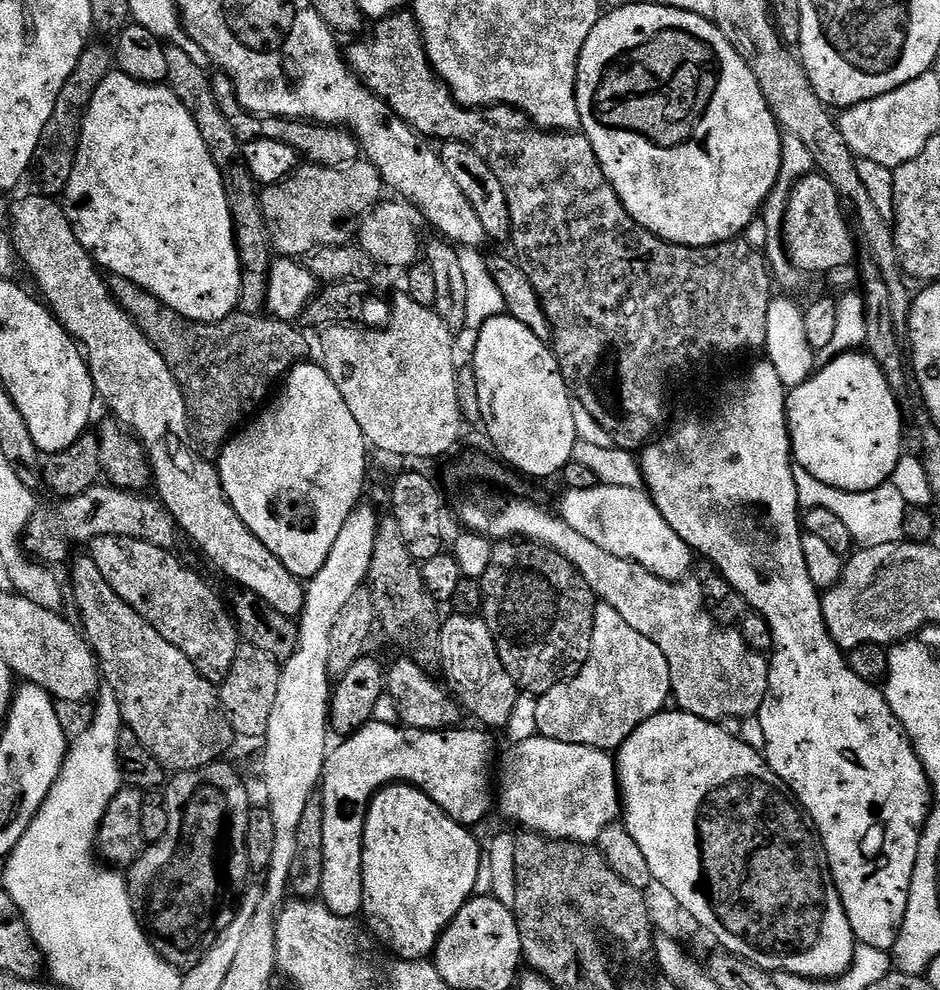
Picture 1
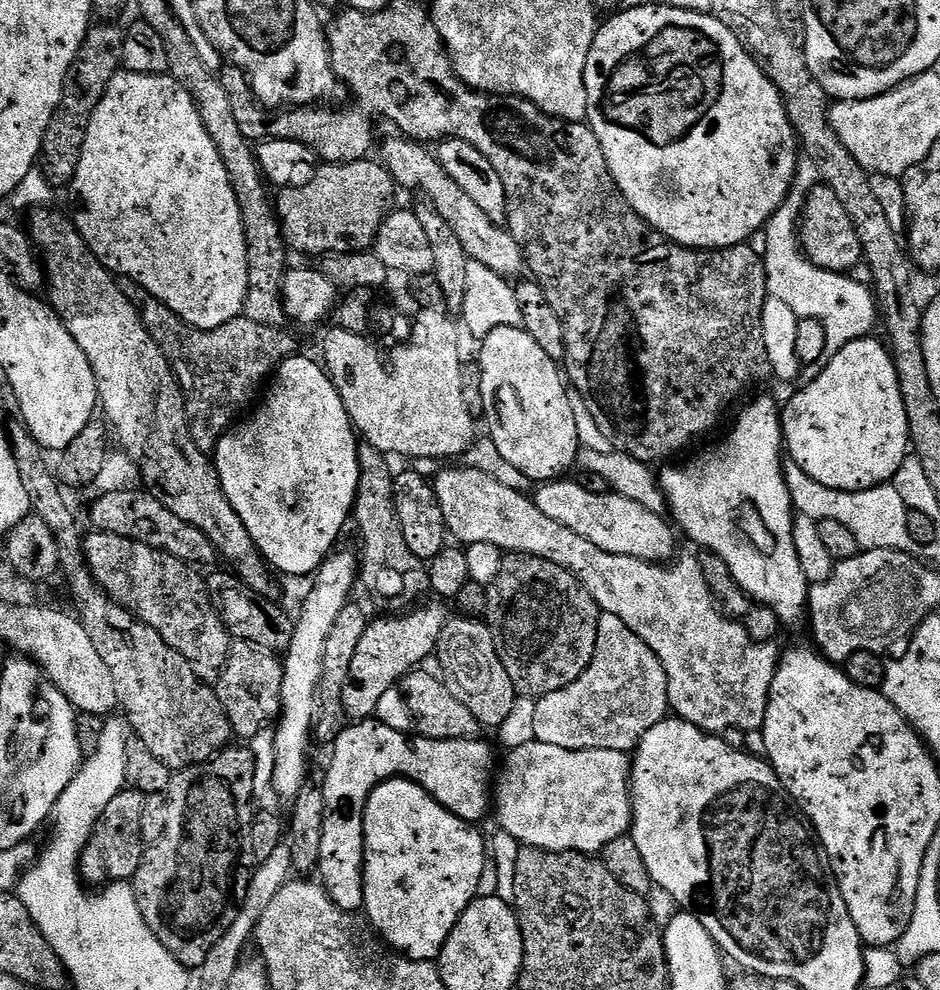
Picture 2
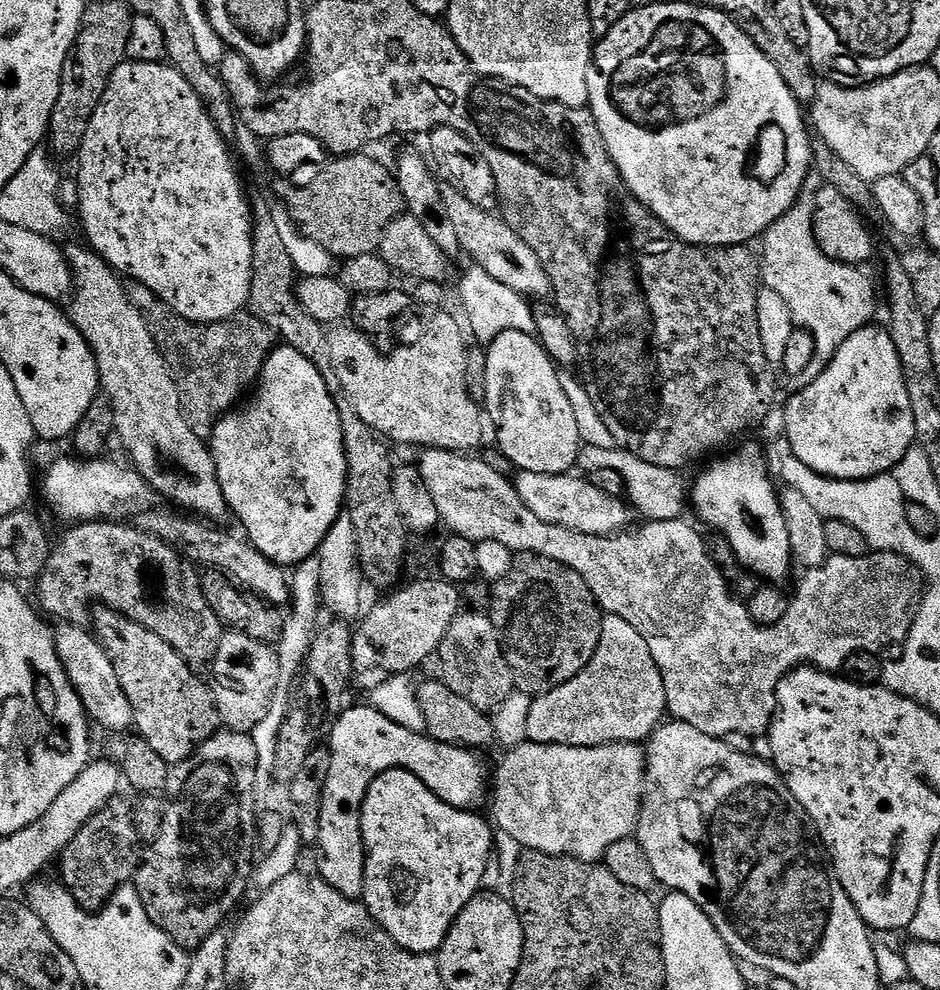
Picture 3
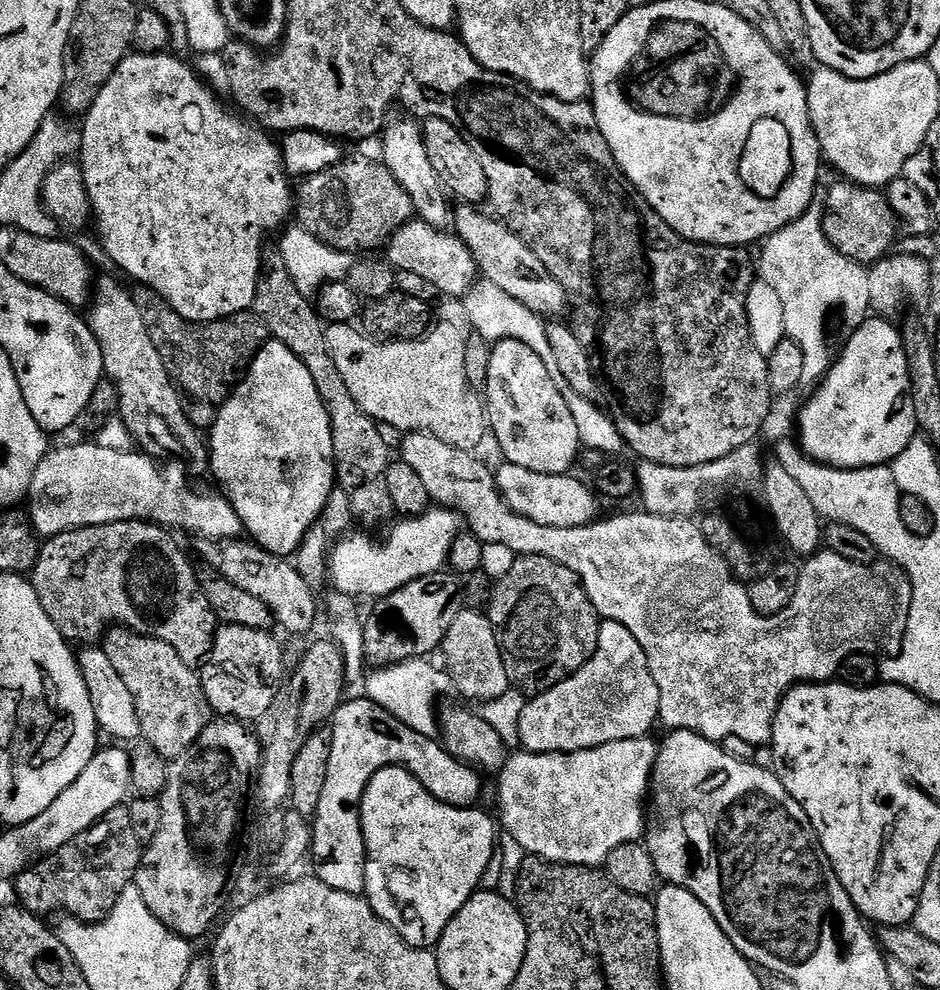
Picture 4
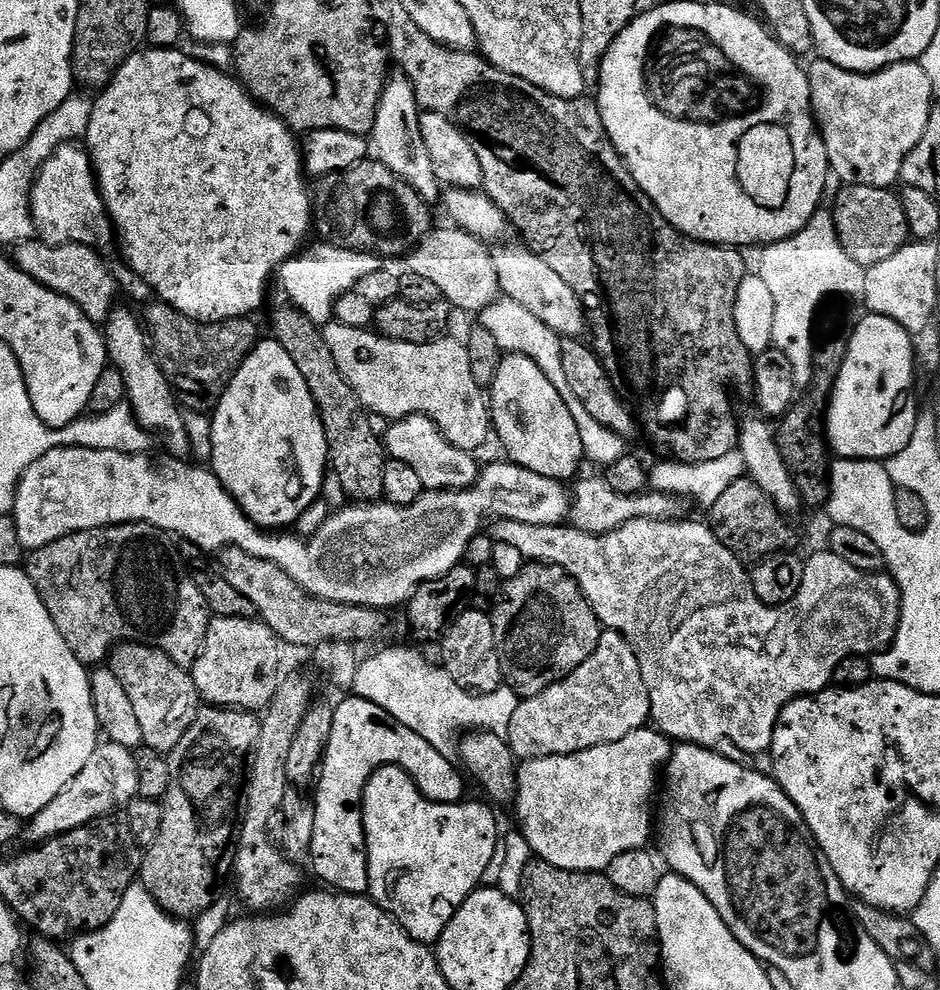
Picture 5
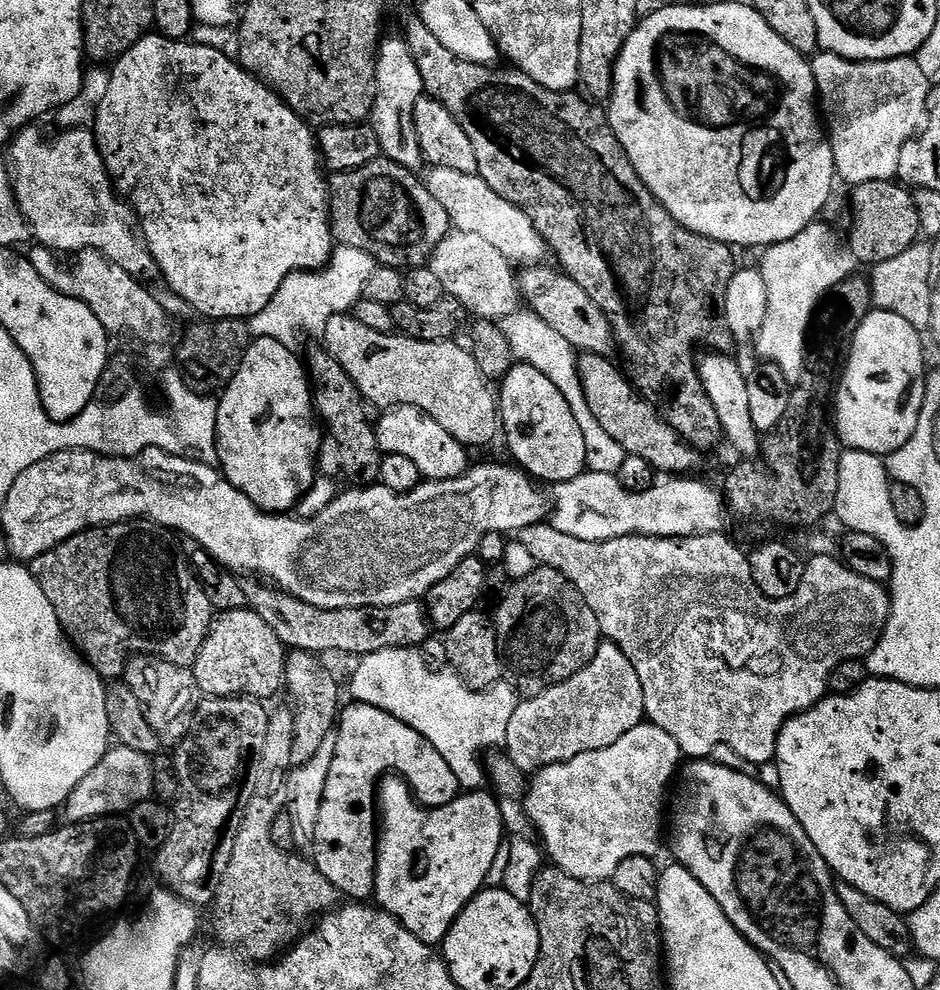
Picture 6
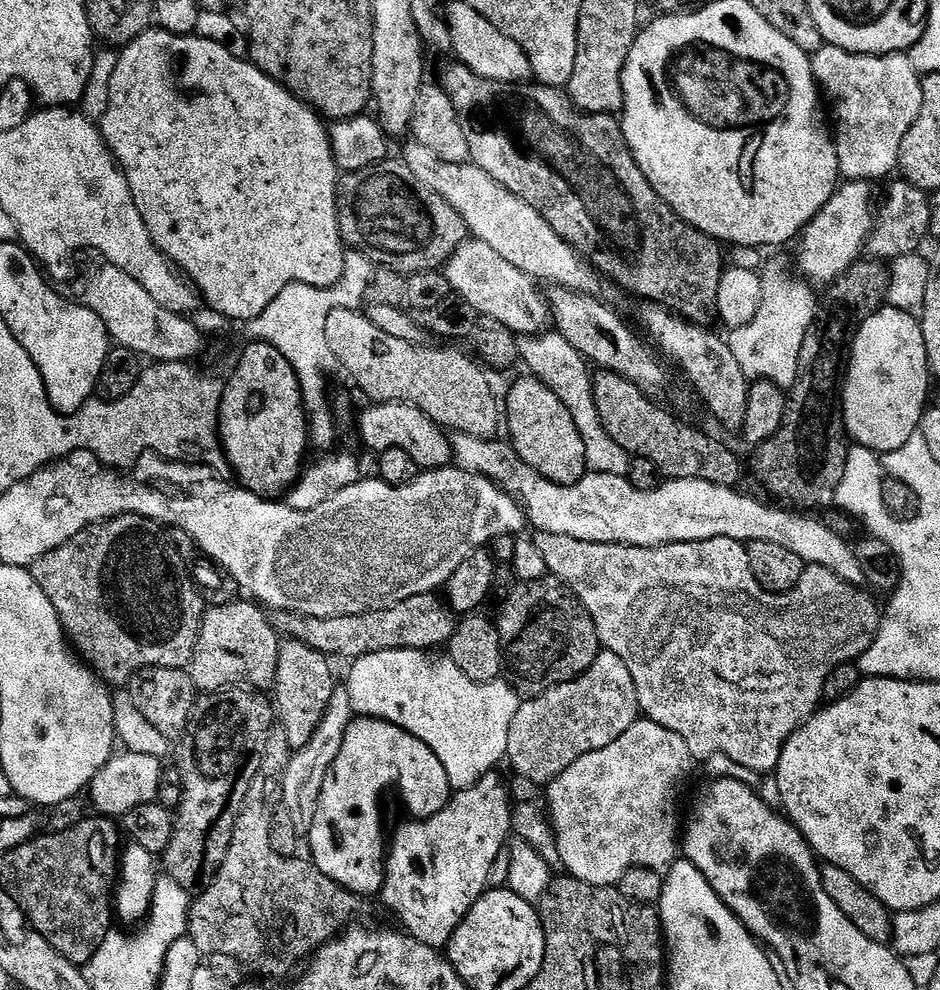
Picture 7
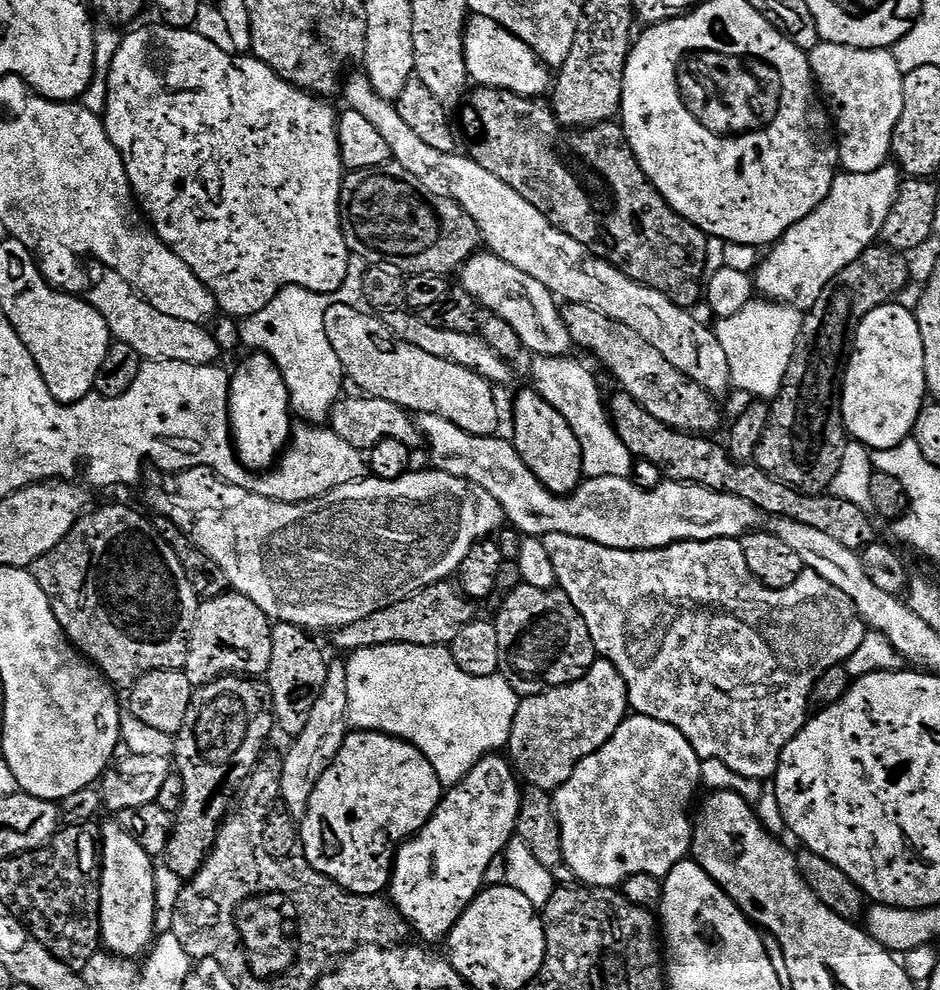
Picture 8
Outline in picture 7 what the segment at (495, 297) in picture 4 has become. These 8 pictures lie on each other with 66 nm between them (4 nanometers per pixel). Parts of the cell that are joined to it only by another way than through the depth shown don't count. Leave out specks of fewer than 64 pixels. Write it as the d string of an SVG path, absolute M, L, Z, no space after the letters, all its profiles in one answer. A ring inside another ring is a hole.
M555 330L545 331L535 336L525 336L520 340L520 359L523 367L536 379L541 380L570 410L570 418L574 418L574 426L578 426L578 434L582 434L582 442L586 446L586 462L593 472L602 474L614 474L624 476L628 470L628 453L606 434L602 422L598 418L598 406L594 406L594 394L592 393L592 376L590 365L566 338L562 338Z

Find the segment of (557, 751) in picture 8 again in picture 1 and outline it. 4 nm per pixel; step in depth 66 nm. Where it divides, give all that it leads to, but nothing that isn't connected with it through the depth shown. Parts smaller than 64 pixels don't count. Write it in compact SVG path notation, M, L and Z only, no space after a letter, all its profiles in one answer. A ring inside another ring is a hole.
M603 602L597 603L594 614L594 638L590 658L582 666L580 673L571 680L564 680L558 686L546 690L537 699L538 706L538 733L539 735L557 740L570 742L578 746L590 746L605 750L618 750L642 726L642 722L651 716L665 711L667 702L672 696L672 679L670 666L666 662L666 654L646 638L646 634L638 634L614 606Z

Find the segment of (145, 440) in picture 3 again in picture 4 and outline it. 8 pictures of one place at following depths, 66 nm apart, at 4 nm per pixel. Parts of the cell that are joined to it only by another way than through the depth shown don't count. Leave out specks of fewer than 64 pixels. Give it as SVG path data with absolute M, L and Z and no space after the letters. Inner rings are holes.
M101 275L99 279L95 281L94 291L92 293L92 299L90 301L90 307L86 312L86 319L88 321L88 325L92 327L92 333L94 334L94 338L98 338L98 346L102 346L102 362L104 363L104 376L107 377L108 380L112 382L112 384L117 388L118 393L118 402L120 403L118 418L124 423L126 426L126 430L130 430L130 434L132 435L135 447L139 449L139 451L143 452L146 456L151 456L153 460L157 462L168 462L175 458L177 461L185 462L184 460L188 460L187 467L191 469L193 473L196 472L205 472L207 473L210 468L210 448L206 443L205 437L204 440L202 437L201 429L195 428L193 424L186 418L186 414L184 413L184 401L182 399L182 393L179 388L176 387L172 382L171 374L166 370L166 366L162 362L162 358L158 354L158 350L154 346L154 342L150 338L150 334L146 330L146 322L142 322L142 310L138 310L138 306L134 302L134 298L132 297L132 292L129 289L124 289L122 285L119 284L119 279Z

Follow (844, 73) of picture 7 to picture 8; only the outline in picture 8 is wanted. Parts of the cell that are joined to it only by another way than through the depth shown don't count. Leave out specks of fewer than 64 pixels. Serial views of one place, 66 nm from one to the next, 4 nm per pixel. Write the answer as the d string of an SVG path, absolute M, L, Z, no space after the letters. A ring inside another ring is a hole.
M821 42L808 53L808 64L812 68L819 95L826 101L831 119L834 121L835 131L838 133L840 168L854 174L870 174L870 170L878 170L882 165L889 163L892 156L894 130L904 113L906 74L898 66L895 55L882 48L855 48Z

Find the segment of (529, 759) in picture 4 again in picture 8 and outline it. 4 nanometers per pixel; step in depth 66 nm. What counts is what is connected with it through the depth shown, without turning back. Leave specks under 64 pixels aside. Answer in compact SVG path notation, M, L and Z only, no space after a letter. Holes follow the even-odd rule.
M632 714L625 718L618 726L616 733L598 751L582 758L582 762L578 762L574 774L570 774L567 782L556 789L552 798L562 830L564 860L570 866L573 877L584 886L619 889L624 881L630 879L634 874L650 874L663 878L670 874L670 870L674 870L674 866L678 866L678 862L689 859L692 851L692 830L694 827L692 799L695 798L696 791L701 791L702 788L700 761L700 755L696 753L694 746L690 746L686 734L682 734L682 730L678 730L674 726L666 726L666 722L658 722L654 718L646 718L645 716Z

